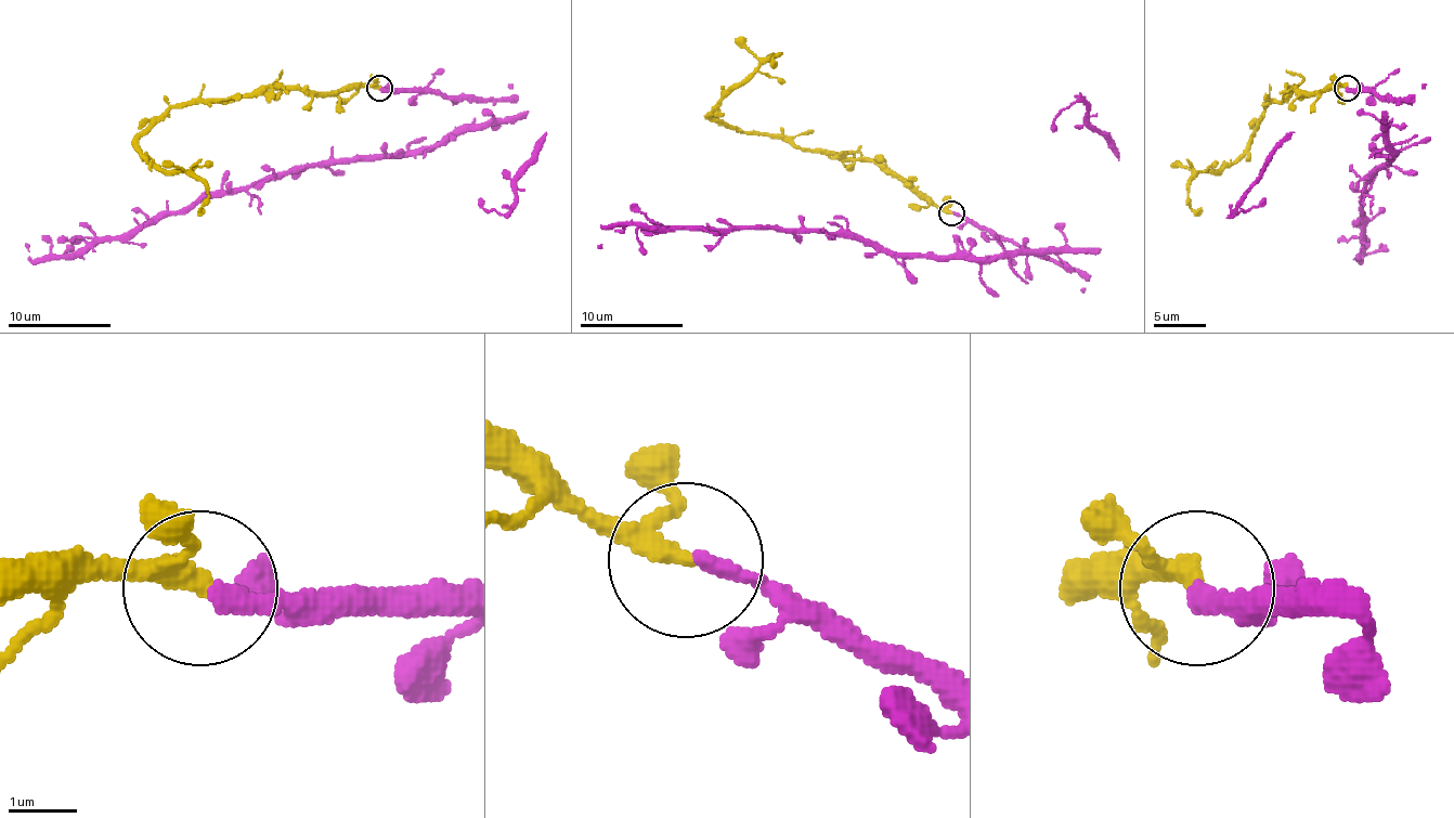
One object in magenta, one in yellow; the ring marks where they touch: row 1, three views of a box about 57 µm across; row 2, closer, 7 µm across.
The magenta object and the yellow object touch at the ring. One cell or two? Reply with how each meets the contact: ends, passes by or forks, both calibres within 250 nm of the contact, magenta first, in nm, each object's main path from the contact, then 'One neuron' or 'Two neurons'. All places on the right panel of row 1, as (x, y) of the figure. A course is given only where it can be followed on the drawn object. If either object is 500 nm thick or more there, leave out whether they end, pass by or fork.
At the ring magenta ends. At the ring yellow passes by. Thickness 240 nm (magenta) against 240 nm. Course of magenta: (1348, 89), (1391, 102), (1386, 125), (1391, 151), (1363, 192), (1361, 260), (1378, 251), (1381, 244). Course of yellow: (1348, 89), (1293, 89), (1268, 104), (1244, 151), (1220, 171), (1199, 171), (1190, 182), (1186, 200), (1199, 216). One neuron

